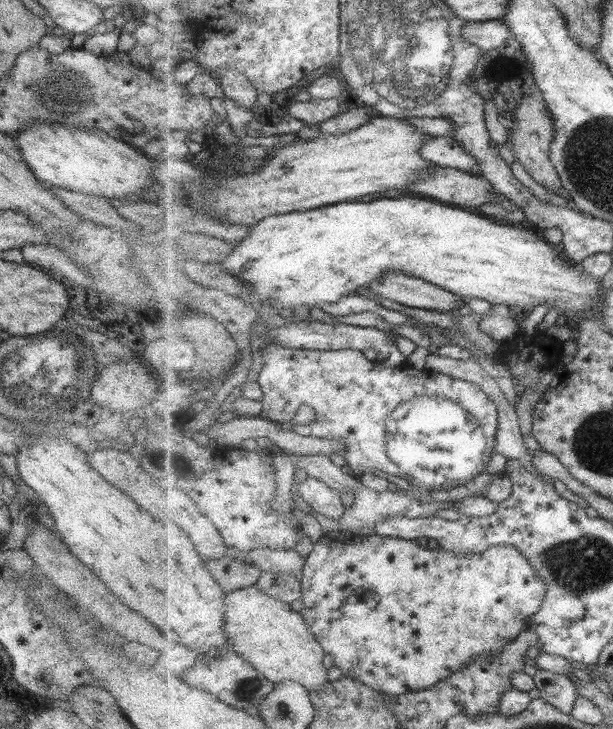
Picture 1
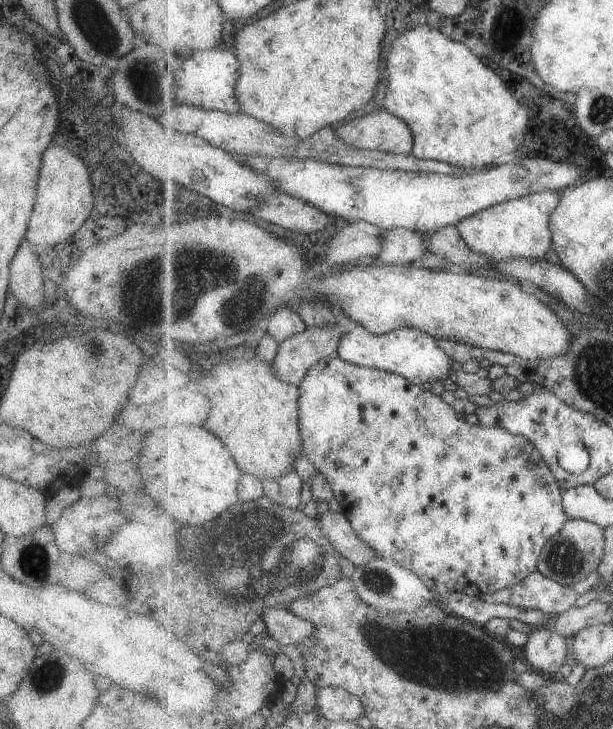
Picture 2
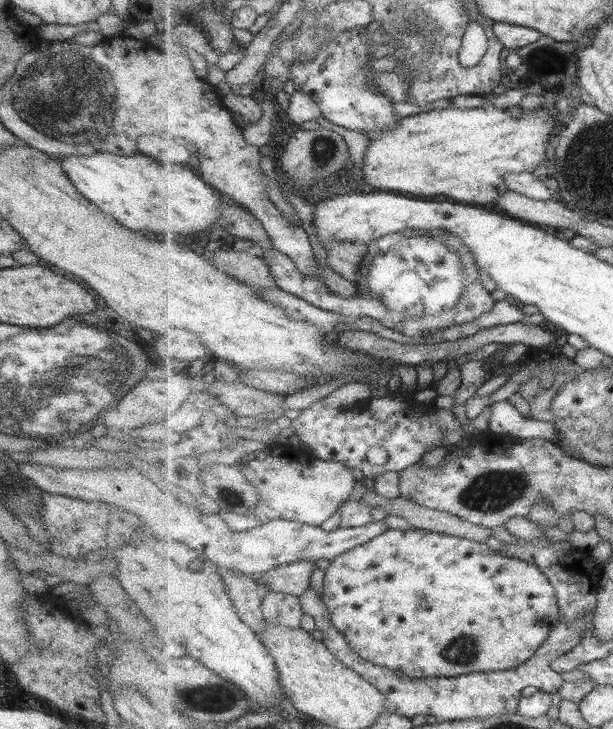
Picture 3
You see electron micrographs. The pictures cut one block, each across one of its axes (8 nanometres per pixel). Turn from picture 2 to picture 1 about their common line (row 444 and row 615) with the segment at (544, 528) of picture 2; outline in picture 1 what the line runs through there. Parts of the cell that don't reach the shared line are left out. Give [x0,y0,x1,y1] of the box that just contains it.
[301,529,548,695]

